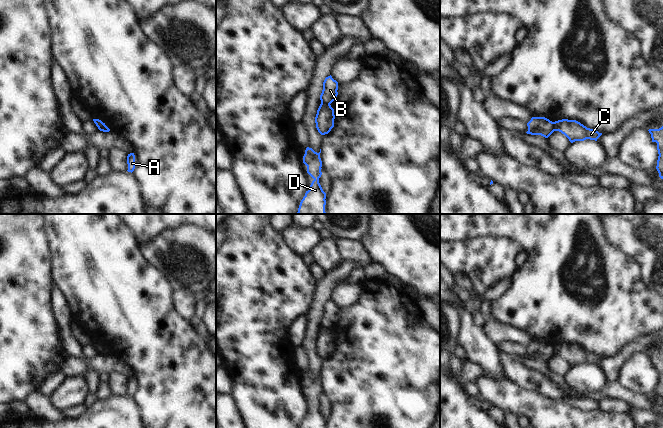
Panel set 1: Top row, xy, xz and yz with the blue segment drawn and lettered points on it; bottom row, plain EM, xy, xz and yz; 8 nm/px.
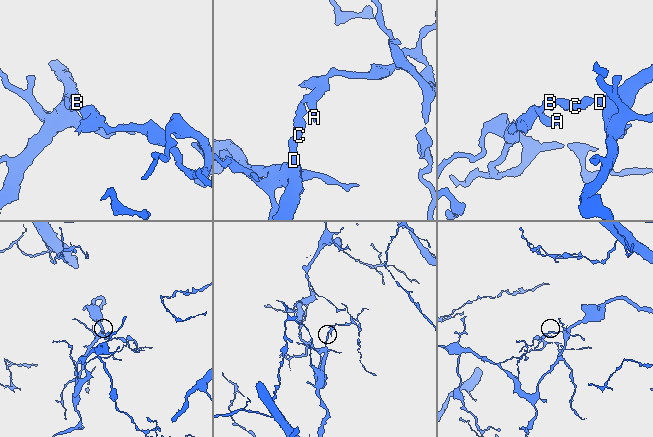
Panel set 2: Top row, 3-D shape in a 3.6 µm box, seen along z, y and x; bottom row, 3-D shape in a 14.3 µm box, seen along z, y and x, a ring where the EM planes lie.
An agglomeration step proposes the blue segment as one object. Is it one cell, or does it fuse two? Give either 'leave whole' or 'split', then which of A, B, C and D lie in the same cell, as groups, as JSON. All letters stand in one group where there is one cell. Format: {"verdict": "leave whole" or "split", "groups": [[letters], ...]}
{"verdict": "split", "groups": [["A", "B"], ["C", "D"]]}

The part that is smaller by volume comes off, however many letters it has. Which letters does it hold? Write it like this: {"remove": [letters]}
{"remove": ["A", "B"]}

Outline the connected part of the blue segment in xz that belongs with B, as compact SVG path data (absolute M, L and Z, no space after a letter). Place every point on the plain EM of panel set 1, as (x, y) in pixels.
M328 300L325 302L323 306L323 314L320 319L321 327L331 328L338 319L338 306L332 302L332 300Z

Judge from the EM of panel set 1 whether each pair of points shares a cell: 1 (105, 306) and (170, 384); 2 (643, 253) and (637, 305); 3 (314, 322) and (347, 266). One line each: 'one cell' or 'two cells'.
1: one cell
2: two cells
3: one cell

